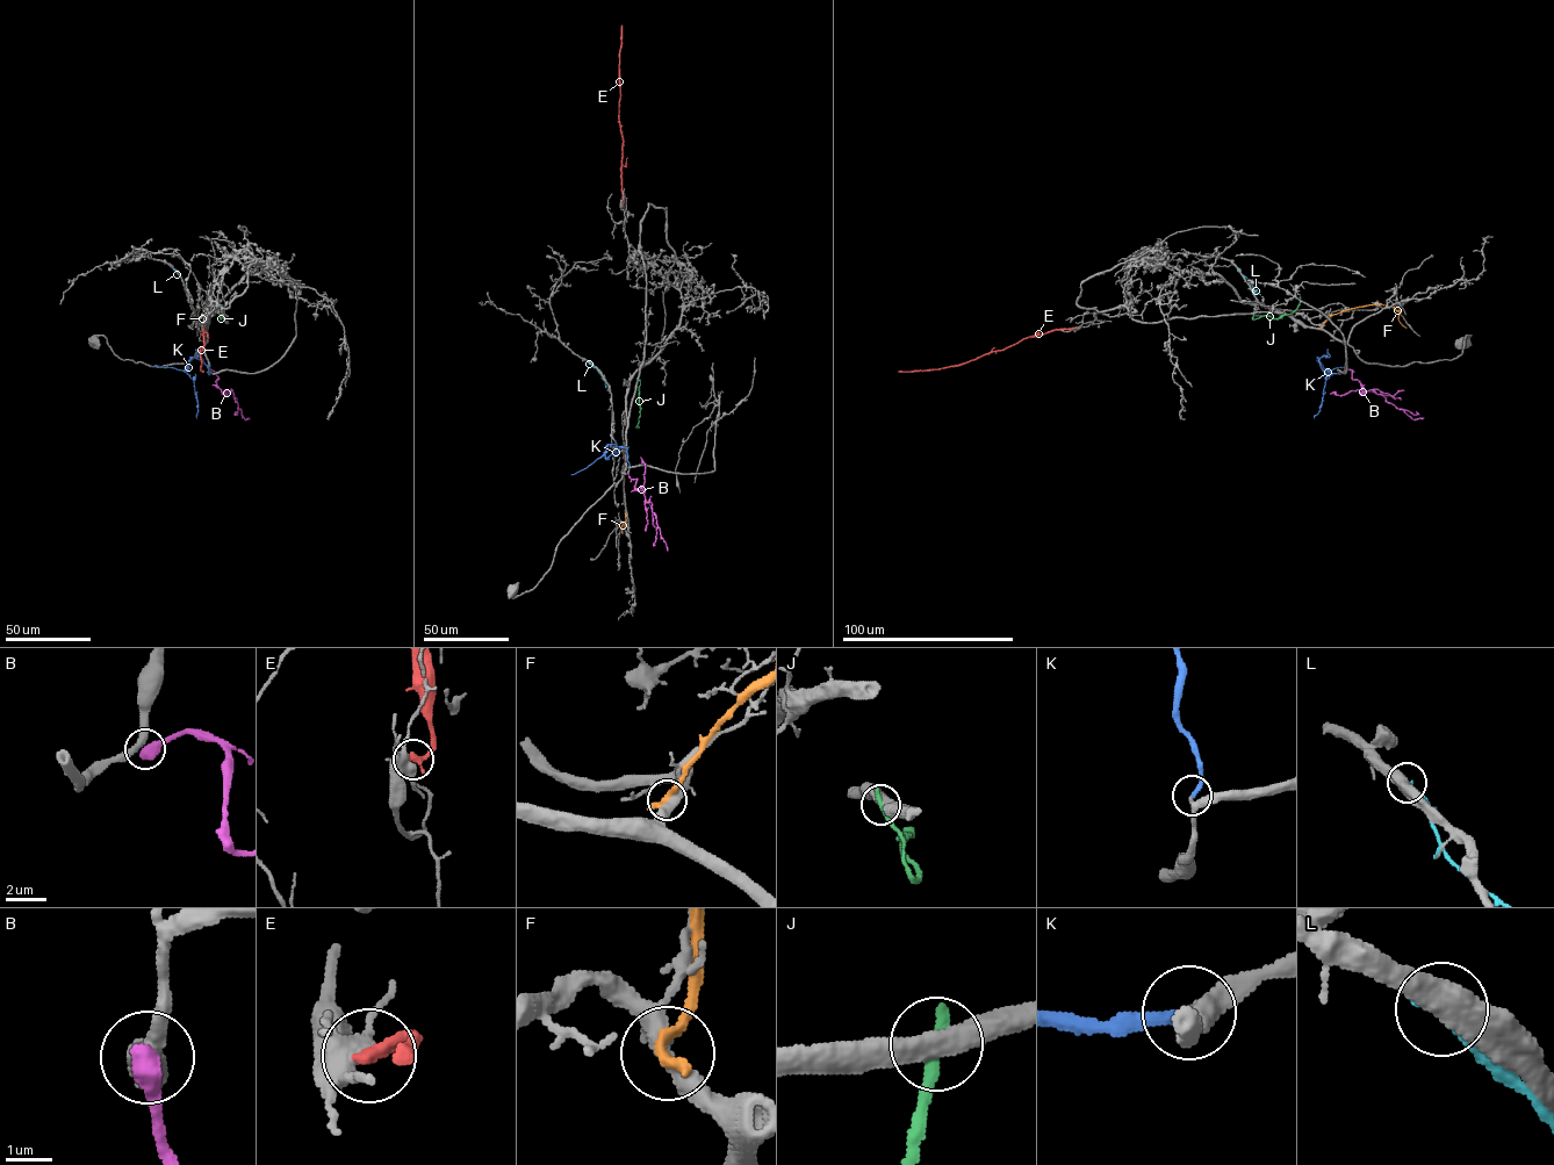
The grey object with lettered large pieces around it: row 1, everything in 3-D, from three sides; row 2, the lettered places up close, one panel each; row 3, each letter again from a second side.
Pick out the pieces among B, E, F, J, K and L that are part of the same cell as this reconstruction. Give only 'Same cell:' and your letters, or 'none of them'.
Same cell: K

